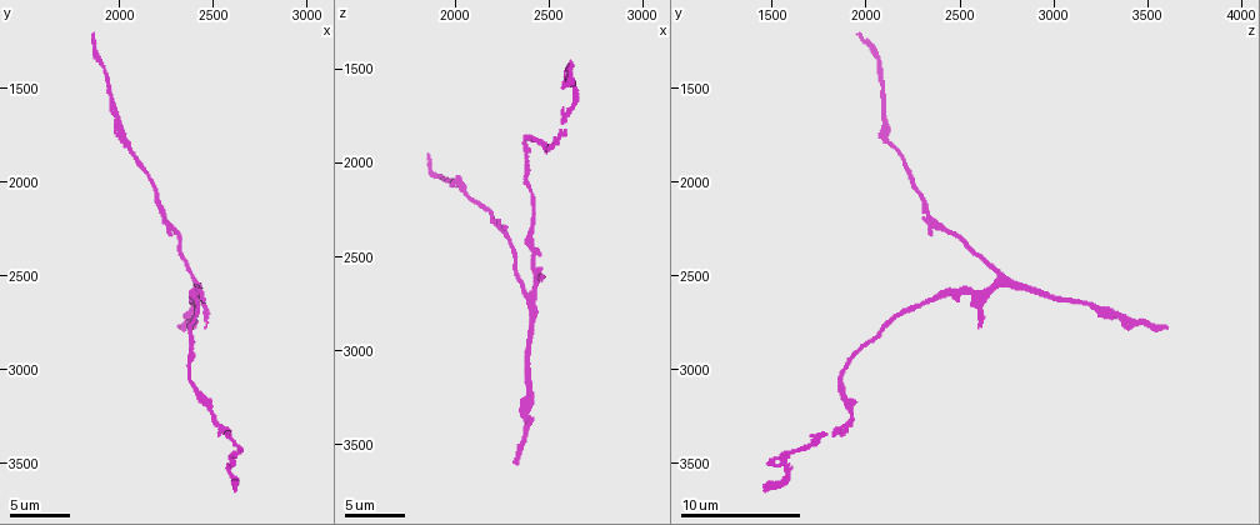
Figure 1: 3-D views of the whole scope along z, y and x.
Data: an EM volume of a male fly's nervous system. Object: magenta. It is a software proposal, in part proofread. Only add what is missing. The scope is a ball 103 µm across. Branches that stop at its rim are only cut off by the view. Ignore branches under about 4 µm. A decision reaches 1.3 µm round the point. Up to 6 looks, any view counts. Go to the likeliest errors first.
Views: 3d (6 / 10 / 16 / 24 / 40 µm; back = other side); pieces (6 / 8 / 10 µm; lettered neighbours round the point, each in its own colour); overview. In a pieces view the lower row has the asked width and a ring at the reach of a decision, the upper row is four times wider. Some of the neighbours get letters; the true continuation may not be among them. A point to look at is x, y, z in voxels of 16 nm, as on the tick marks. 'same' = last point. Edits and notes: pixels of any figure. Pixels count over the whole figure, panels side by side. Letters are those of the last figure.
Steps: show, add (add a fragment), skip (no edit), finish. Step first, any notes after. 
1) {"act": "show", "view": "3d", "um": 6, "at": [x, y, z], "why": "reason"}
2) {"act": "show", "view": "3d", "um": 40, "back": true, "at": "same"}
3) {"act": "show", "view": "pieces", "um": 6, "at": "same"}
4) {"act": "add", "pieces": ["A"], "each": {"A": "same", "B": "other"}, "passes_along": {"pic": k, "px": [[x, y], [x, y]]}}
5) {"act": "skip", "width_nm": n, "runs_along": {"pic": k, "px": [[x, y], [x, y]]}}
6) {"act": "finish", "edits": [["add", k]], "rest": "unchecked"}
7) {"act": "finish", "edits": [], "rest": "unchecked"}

{"act": "show", "view": "pieces", "um": 8, "at": [2620, 3640, 1460], "why": "branch stops here"}

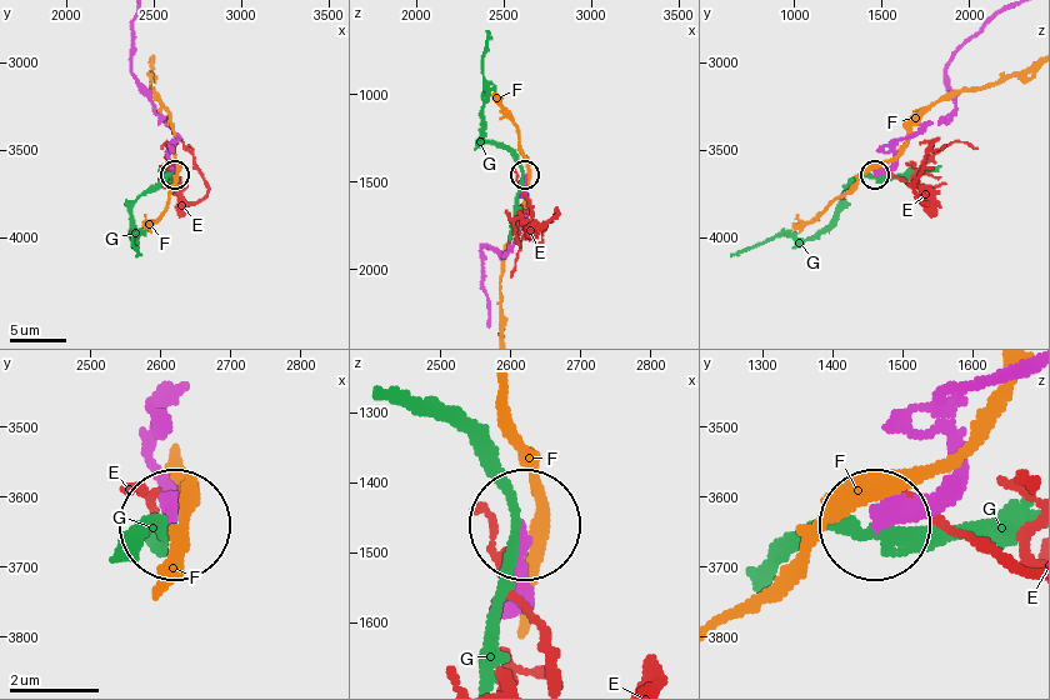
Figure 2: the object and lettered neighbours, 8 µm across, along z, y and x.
{"act": "skip", "each": {"E": "other", "F": "other", "G": "other"}, "found": "none of them fits"}

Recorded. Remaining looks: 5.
{"act": "show", "view": "pieces", "um": 6, "at": [1870, 1230, 1960], "why": "thin end"}

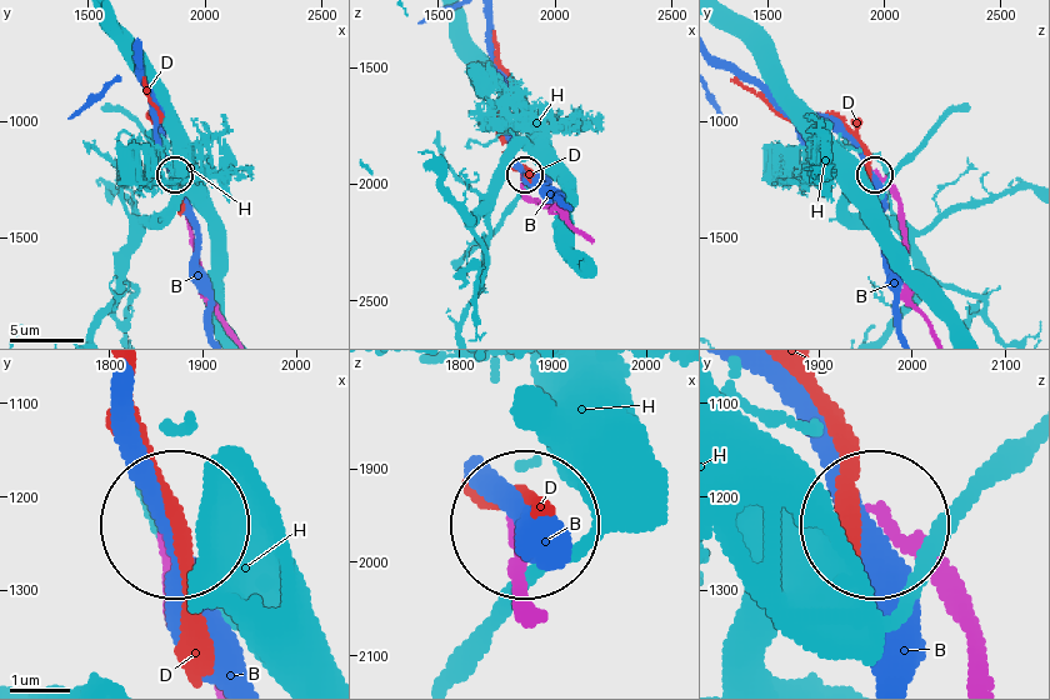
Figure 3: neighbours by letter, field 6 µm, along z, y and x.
{"act": "skip", "each": {"B": "other", "D": "other", "H": "other"}, "runs_along": {"pic": 3, "px": [[930, 326], [910, 296], [900, 206], [878, 174]]}, "found": "none of them fits"}

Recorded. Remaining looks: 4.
{"act": "show", "view": "pieces", "um": 10, "at": [2470, 2760, 2610]}

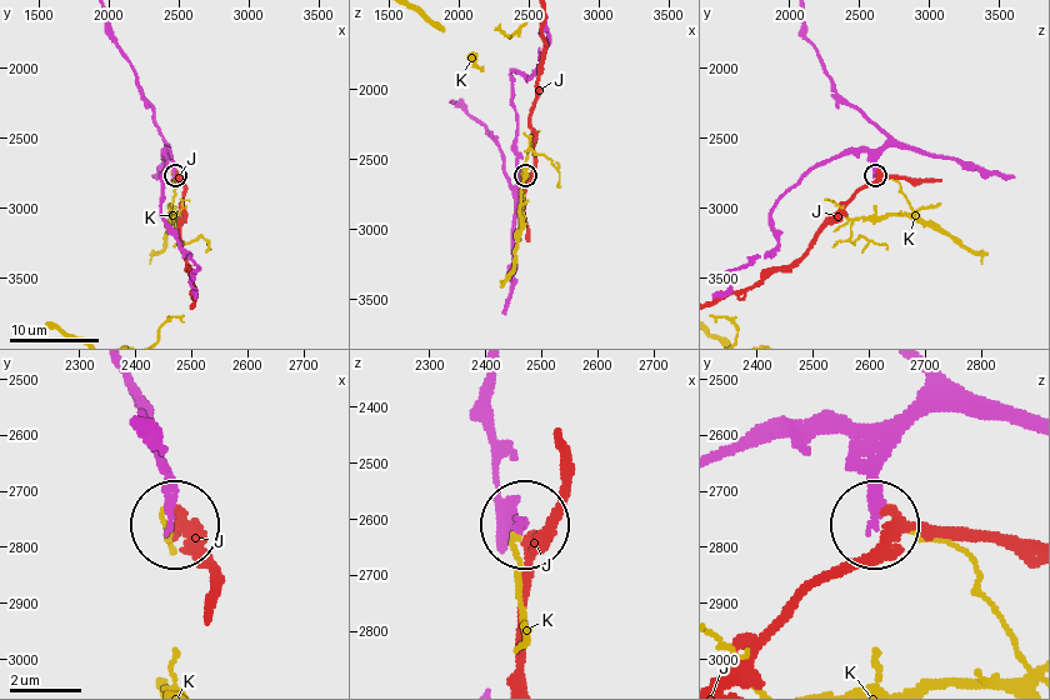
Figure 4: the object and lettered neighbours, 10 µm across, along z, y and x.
{"act": "skip", "each": {"J": "other", "K": "other"}, "found": "no lettered fragment goes on from it"}

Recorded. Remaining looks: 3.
{"act": "finish", "edits": [], "rest": "unchecked"}

